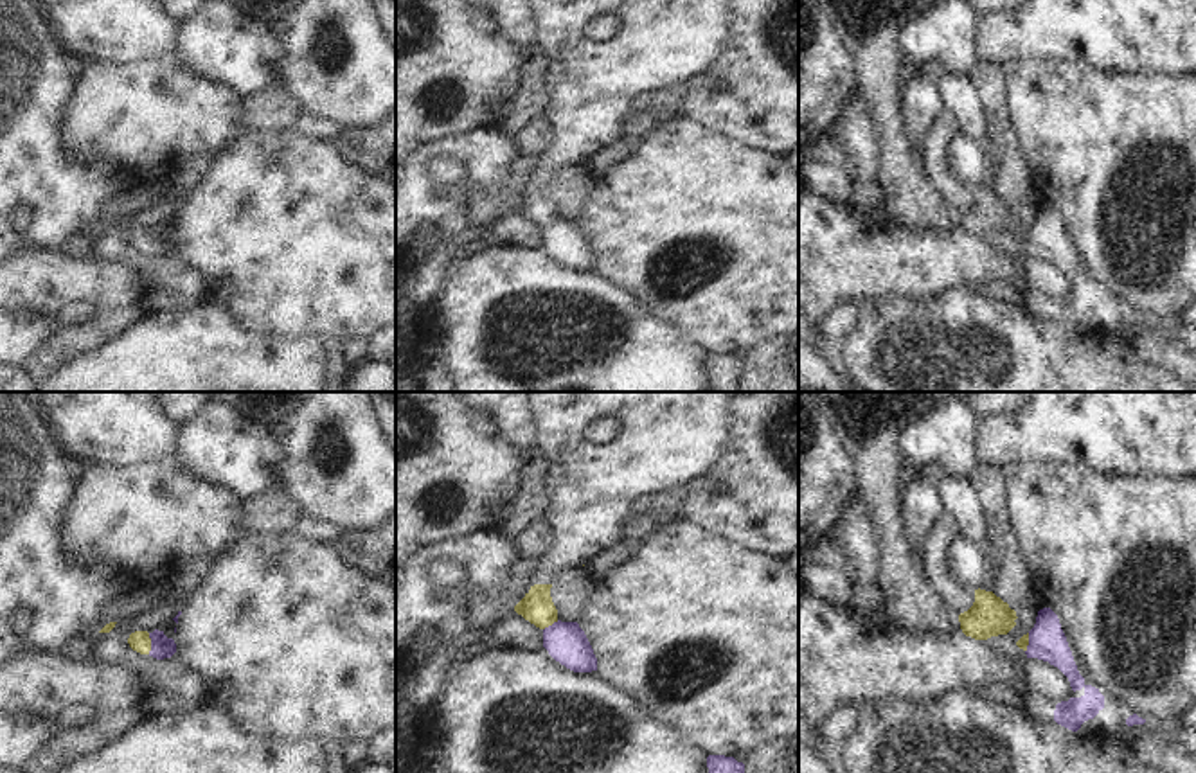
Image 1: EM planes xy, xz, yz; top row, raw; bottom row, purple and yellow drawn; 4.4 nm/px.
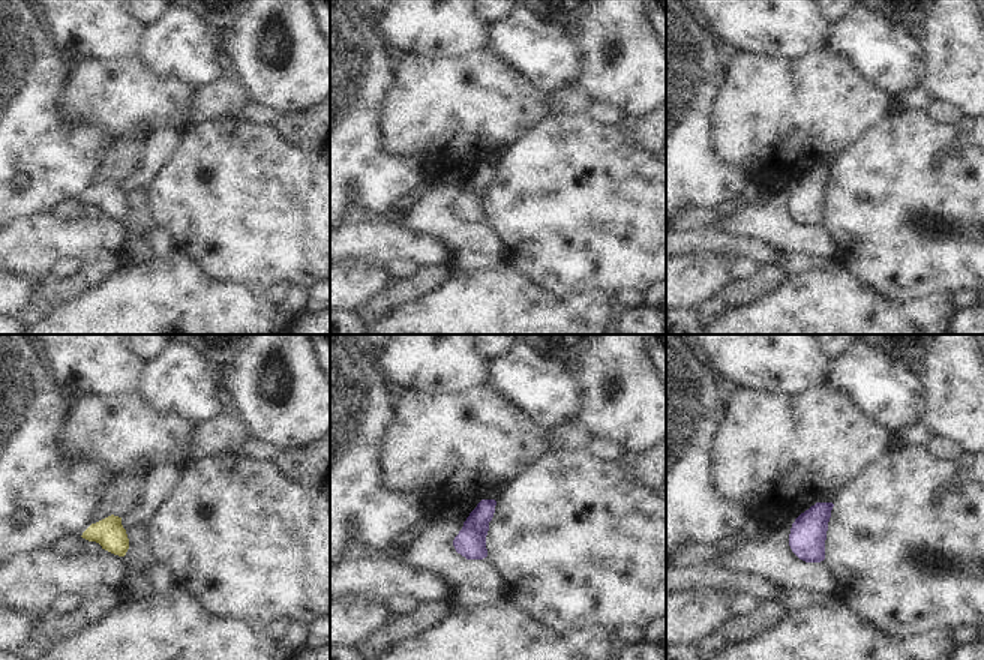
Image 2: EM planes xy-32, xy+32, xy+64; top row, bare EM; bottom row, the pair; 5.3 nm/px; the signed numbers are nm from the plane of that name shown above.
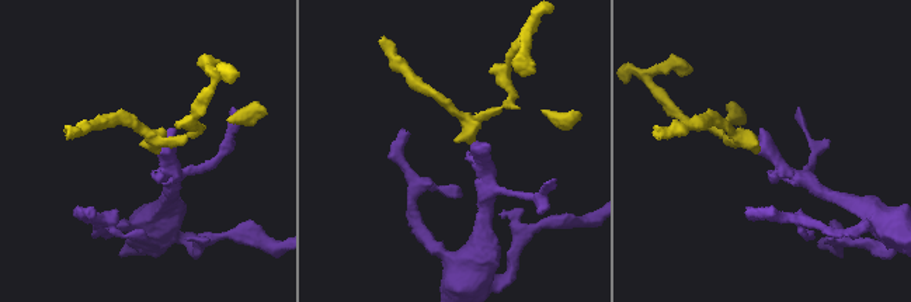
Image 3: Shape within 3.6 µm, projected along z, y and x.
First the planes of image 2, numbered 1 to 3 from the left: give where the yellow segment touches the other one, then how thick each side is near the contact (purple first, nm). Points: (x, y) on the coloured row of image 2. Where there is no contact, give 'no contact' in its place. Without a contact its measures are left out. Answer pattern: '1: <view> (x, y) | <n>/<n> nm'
1: no contact
2: no contact
3: no contact

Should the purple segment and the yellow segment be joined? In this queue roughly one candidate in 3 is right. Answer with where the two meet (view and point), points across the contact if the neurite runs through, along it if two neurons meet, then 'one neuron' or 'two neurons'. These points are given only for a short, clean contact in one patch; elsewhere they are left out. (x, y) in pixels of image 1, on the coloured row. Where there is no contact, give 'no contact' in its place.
contact xy (151, 644); way xy (162, 648), (151, 644), (139, 640); one neuron

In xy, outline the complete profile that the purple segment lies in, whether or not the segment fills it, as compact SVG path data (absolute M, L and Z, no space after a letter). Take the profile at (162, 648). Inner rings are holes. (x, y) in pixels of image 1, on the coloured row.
M158 629L153 633L135 631L129 635L128 644L133 651L149 654L156 660L171 658L176 653L174 640L167 638L164 631Z

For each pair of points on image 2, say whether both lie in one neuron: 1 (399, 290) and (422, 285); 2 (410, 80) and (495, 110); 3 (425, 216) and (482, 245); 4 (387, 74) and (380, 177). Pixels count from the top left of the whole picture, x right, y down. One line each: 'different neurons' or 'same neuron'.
1: same neuron
2: same neuron
3: same neuron
4: same neuron

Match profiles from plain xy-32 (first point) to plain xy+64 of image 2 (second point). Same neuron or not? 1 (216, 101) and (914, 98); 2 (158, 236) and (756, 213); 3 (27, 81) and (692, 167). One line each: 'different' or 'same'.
1: same
2: same
3: same

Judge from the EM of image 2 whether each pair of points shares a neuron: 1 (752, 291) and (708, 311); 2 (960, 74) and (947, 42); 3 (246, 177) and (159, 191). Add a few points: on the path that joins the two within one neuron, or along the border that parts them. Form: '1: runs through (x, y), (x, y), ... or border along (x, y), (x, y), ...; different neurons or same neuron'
1: runs through (741, 293), (719, 306); same neuron
2: runs through (960, 66), (960, 56), (954, 50); same neuron
3: runs through (225, 191), (180, 191); same neuron

